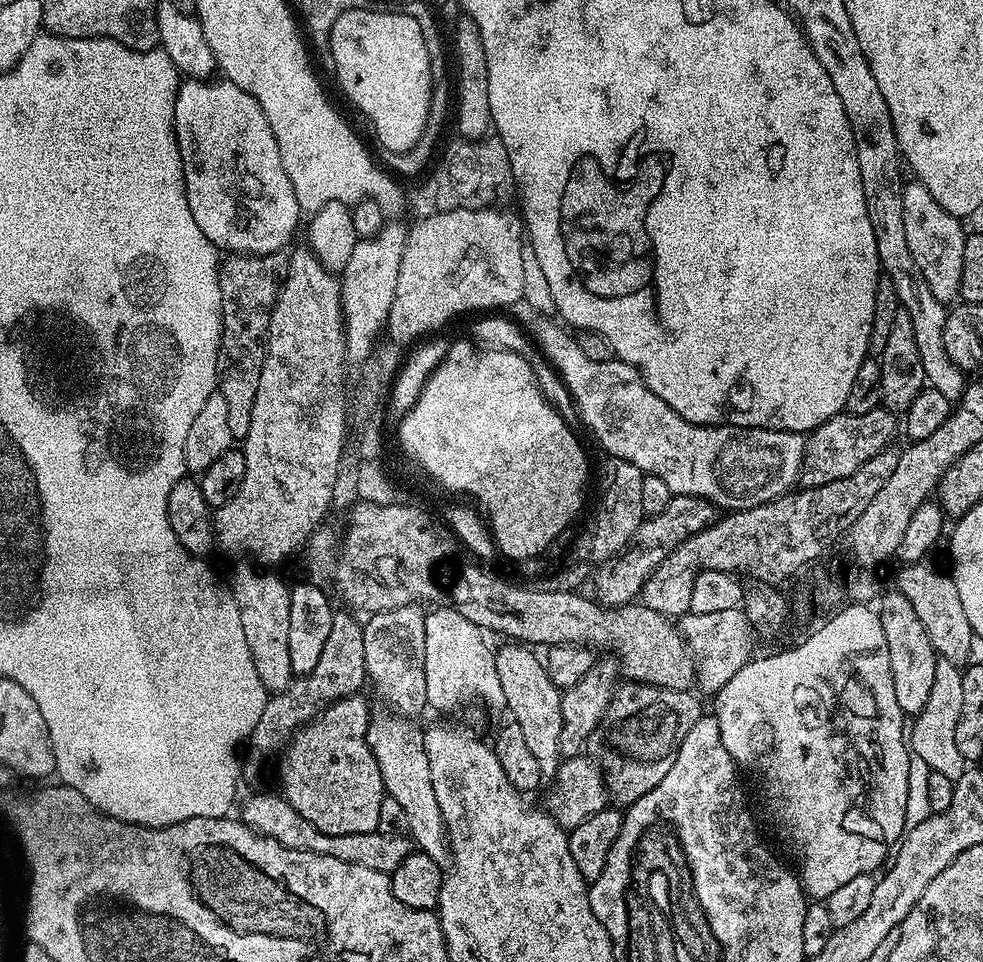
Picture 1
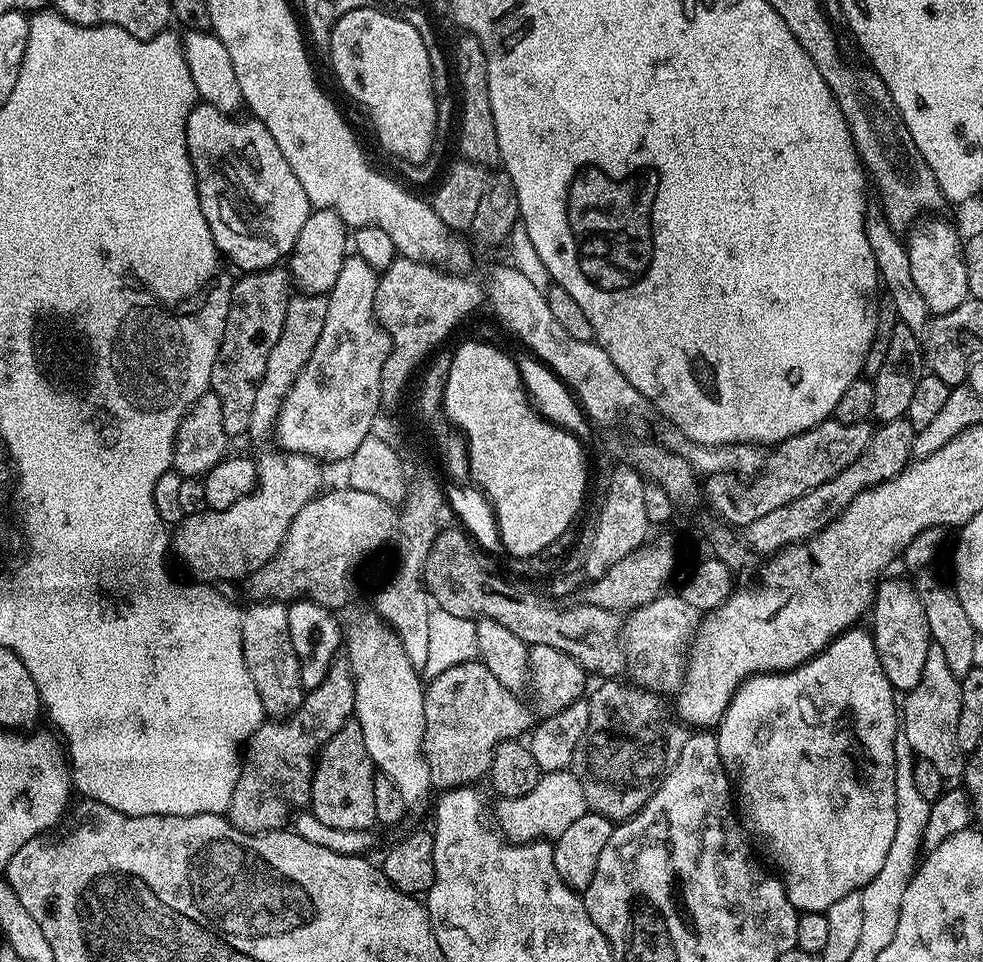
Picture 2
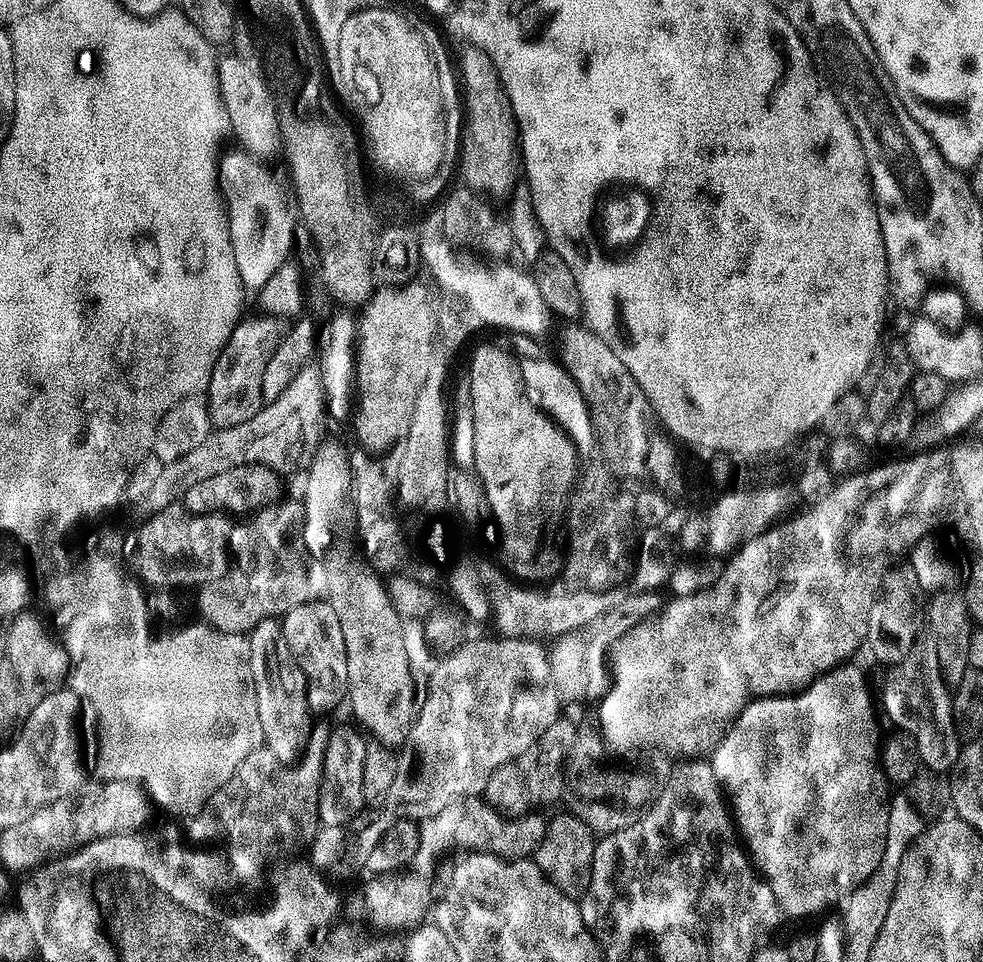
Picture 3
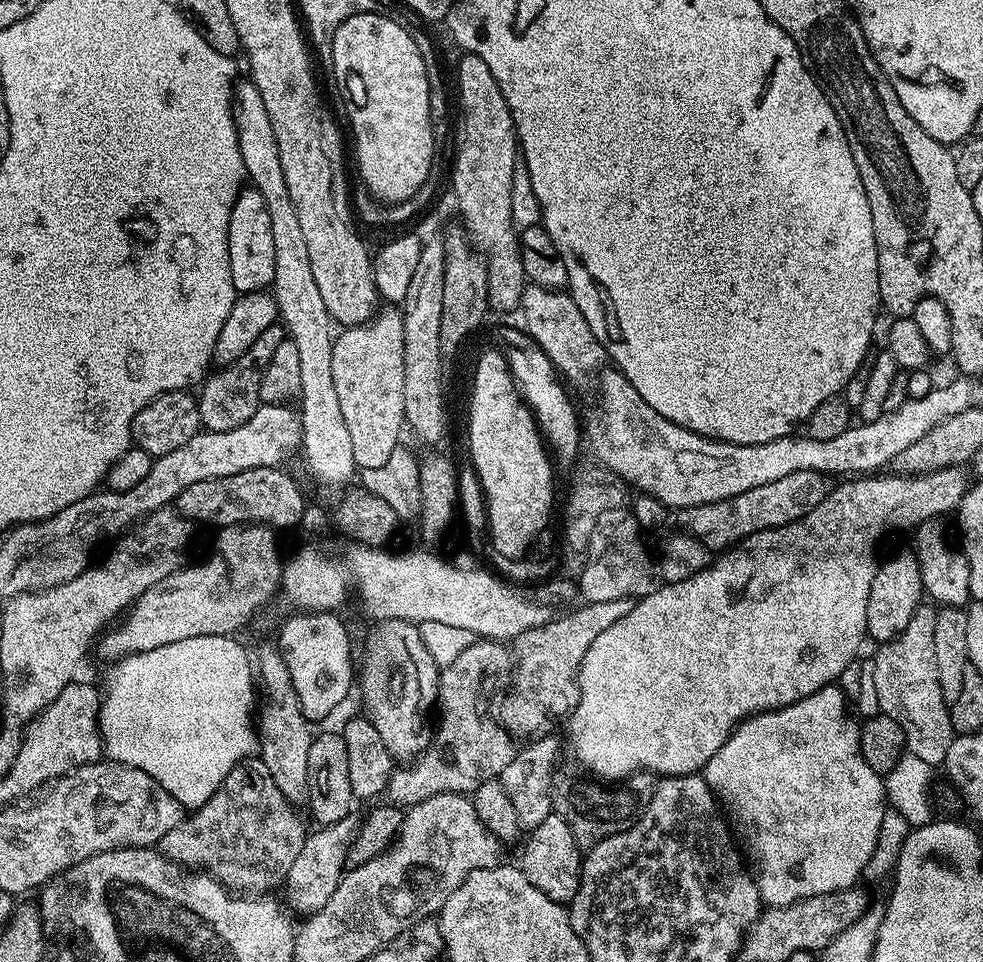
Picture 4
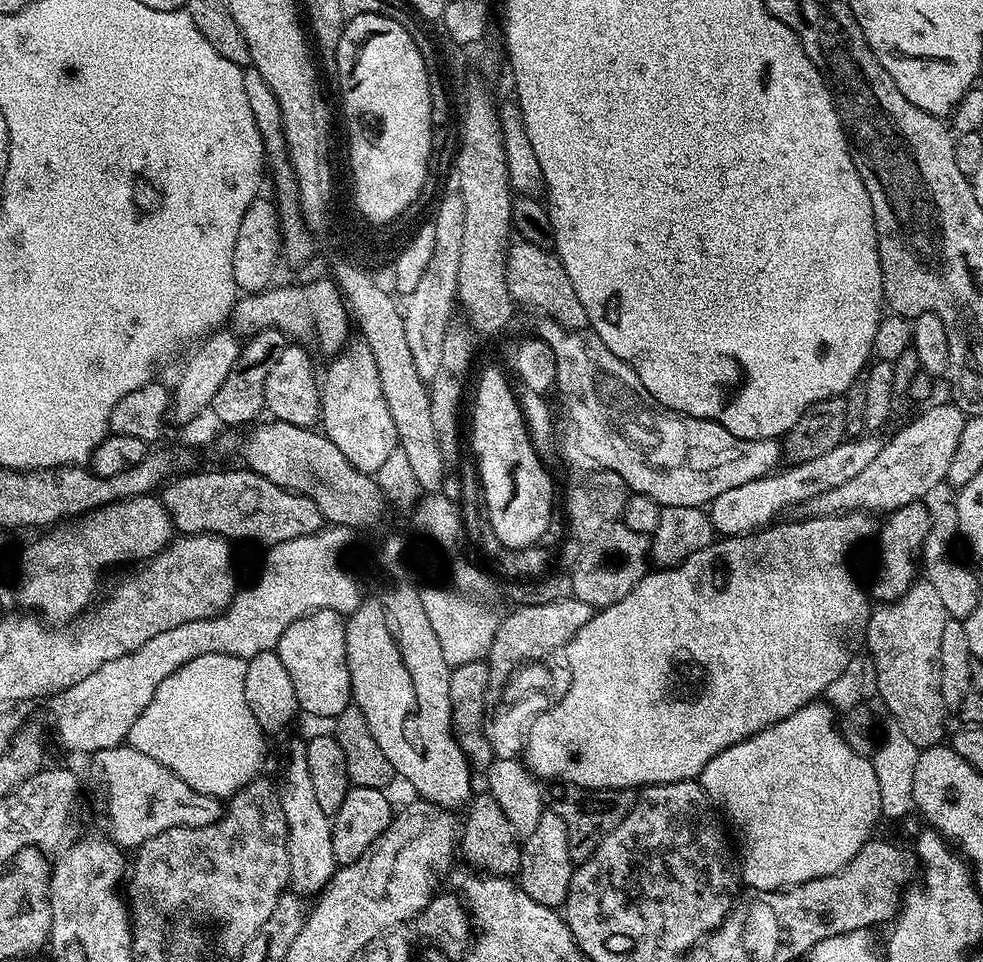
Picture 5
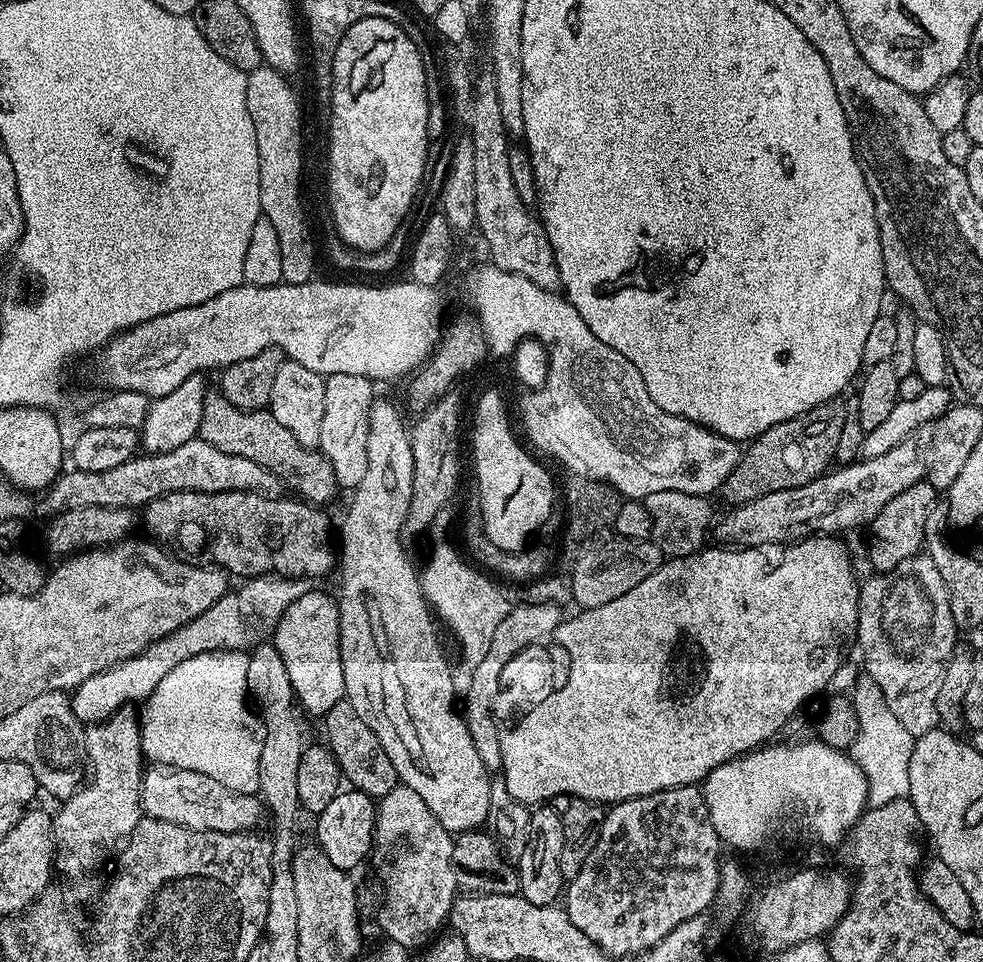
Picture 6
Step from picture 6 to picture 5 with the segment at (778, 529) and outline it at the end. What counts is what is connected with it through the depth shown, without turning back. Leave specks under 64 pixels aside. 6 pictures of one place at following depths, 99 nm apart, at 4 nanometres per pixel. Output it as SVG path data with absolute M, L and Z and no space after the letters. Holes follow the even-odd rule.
M955 402L936 403L929 403L925 412L918 413L905 428L898 429L889 440L887 438L870 466L864 467L848 482L806 501L802 505L803 515L837 516L843 512L887 514L928 498L924 496L947 481L950 458L954 458L954 450L958 450L958 438L962 438L966 419Z

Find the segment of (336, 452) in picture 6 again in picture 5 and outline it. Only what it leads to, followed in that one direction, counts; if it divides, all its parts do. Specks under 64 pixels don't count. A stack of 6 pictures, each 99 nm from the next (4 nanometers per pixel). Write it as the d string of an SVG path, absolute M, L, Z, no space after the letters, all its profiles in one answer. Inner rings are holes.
M352 342L329 360L332 361L318 384L322 431L359 472L375 474L398 448L398 443L394 421L383 398L374 355L365 343Z

